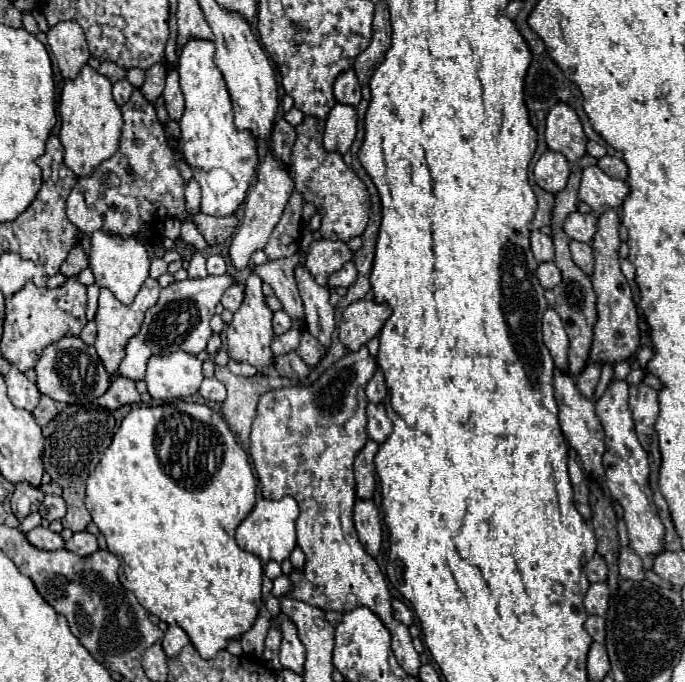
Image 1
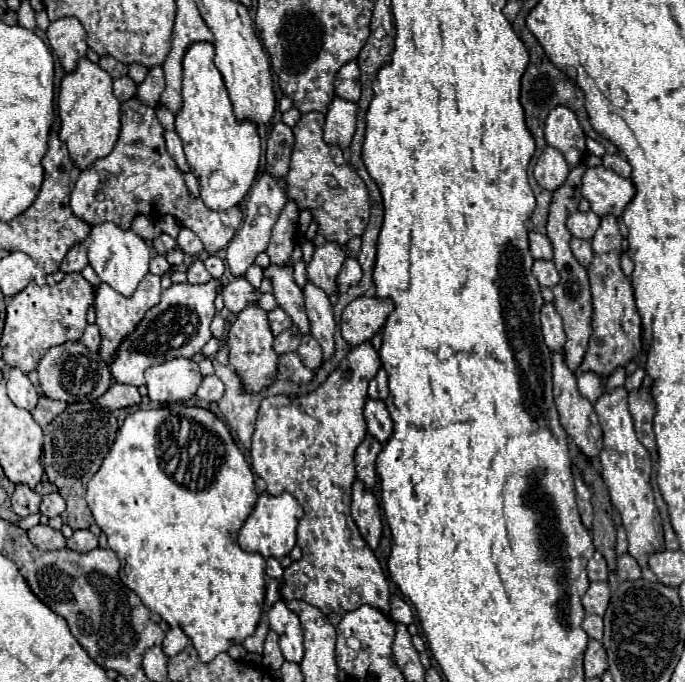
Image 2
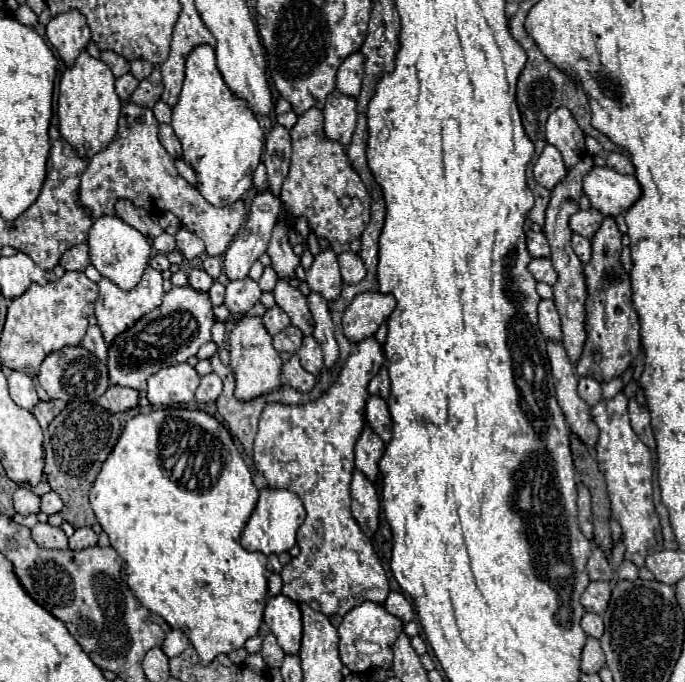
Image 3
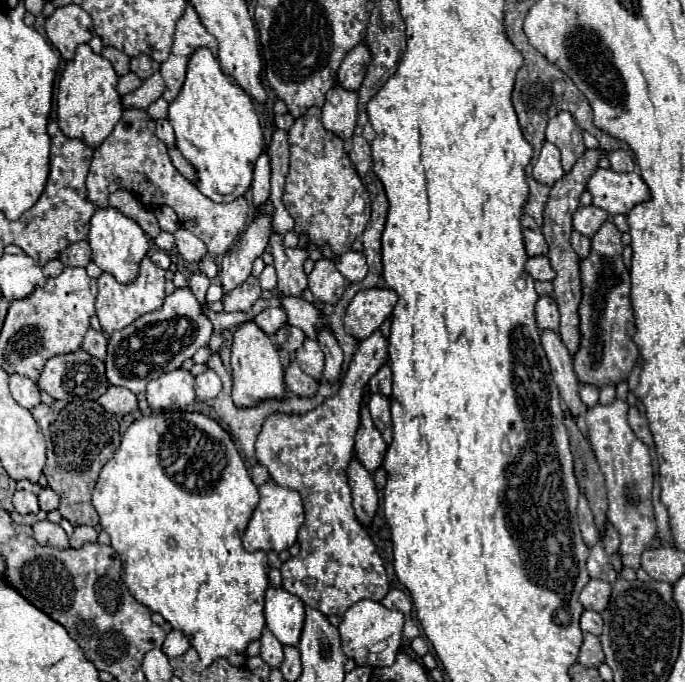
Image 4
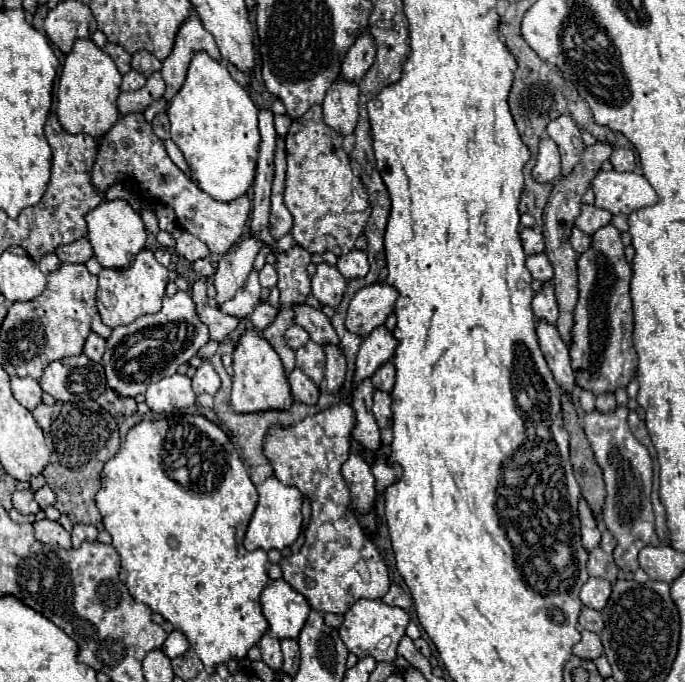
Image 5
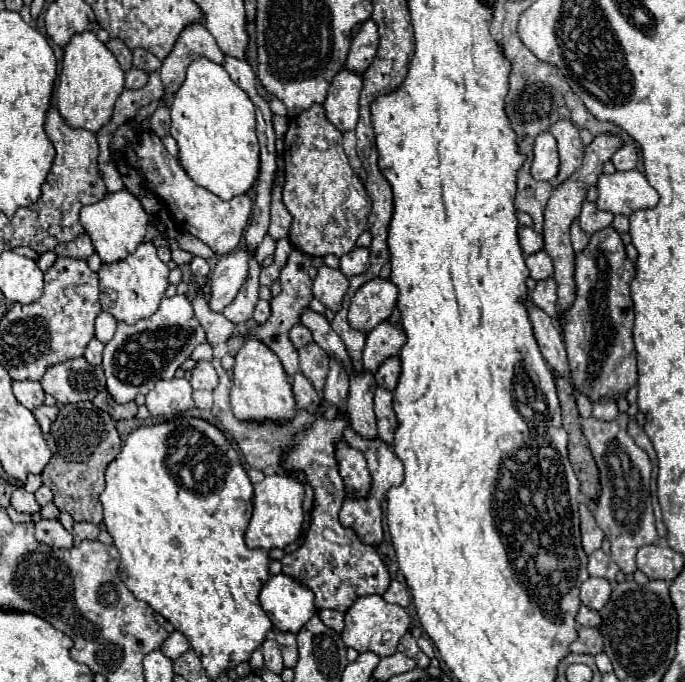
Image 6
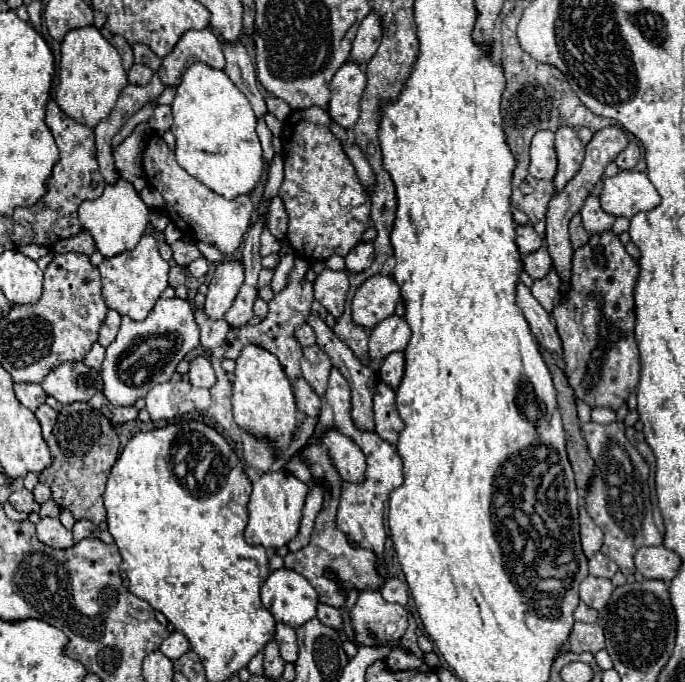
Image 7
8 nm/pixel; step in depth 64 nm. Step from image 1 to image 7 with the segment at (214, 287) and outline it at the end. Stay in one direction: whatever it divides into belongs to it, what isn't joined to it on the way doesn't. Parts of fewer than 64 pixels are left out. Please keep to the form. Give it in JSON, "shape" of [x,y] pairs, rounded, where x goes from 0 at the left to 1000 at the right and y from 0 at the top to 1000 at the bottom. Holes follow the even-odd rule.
{"shape":[[[234,437],[207,472],[178,463],[172,493],[155,510],[155,525],[149,534],[152,581],[169,595],[196,592],[201,584],[210,584],[222,566],[245,560],[257,545],[260,531],[286,507],[292,507],[292,484],[274,440]]]}

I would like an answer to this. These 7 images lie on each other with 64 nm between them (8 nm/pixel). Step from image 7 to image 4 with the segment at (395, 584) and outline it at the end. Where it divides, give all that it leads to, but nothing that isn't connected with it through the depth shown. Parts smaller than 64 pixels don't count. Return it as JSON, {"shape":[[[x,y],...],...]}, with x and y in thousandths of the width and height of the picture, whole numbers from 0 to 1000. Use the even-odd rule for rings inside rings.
{"shape":[[[575,862],[564,871],[564,877],[558,880],[558,886],[566,891],[566,894],[581,894],[587,897],[590,903],[599,903],[599,894],[601,894],[601,883],[596,877],[596,871],[590,871],[587,865]]]}

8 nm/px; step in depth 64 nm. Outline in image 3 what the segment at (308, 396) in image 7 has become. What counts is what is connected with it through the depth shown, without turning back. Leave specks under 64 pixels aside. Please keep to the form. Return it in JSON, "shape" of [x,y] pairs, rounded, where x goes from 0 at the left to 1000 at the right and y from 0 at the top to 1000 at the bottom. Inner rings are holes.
{"shape":[[[426,519],[423,528],[412,534],[412,551],[418,554],[420,563],[426,563],[426,569],[441,572],[441,575],[455,572],[455,566],[461,560],[461,554],[438,537],[438,528],[435,528],[432,519]]]}

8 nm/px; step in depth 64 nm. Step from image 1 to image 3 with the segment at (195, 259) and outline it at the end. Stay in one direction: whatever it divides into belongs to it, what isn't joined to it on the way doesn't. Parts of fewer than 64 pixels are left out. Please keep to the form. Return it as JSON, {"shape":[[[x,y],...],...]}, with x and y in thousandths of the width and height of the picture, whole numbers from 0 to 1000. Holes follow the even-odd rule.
{"shape":[[[280,393],[274,402],[274,413],[280,422],[286,425],[304,425],[309,419],[309,405],[304,405],[304,399],[298,399],[298,393]]]}

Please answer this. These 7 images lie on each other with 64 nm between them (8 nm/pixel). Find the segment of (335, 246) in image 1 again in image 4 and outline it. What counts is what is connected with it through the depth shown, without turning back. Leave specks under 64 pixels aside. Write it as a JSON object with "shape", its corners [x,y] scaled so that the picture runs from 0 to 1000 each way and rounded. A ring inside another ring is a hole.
{"shape":[[[467,378],[458,387],[458,396],[450,402],[450,422],[467,443],[491,446],[499,437],[502,416],[502,405],[493,399],[488,381],[482,378]]]}

